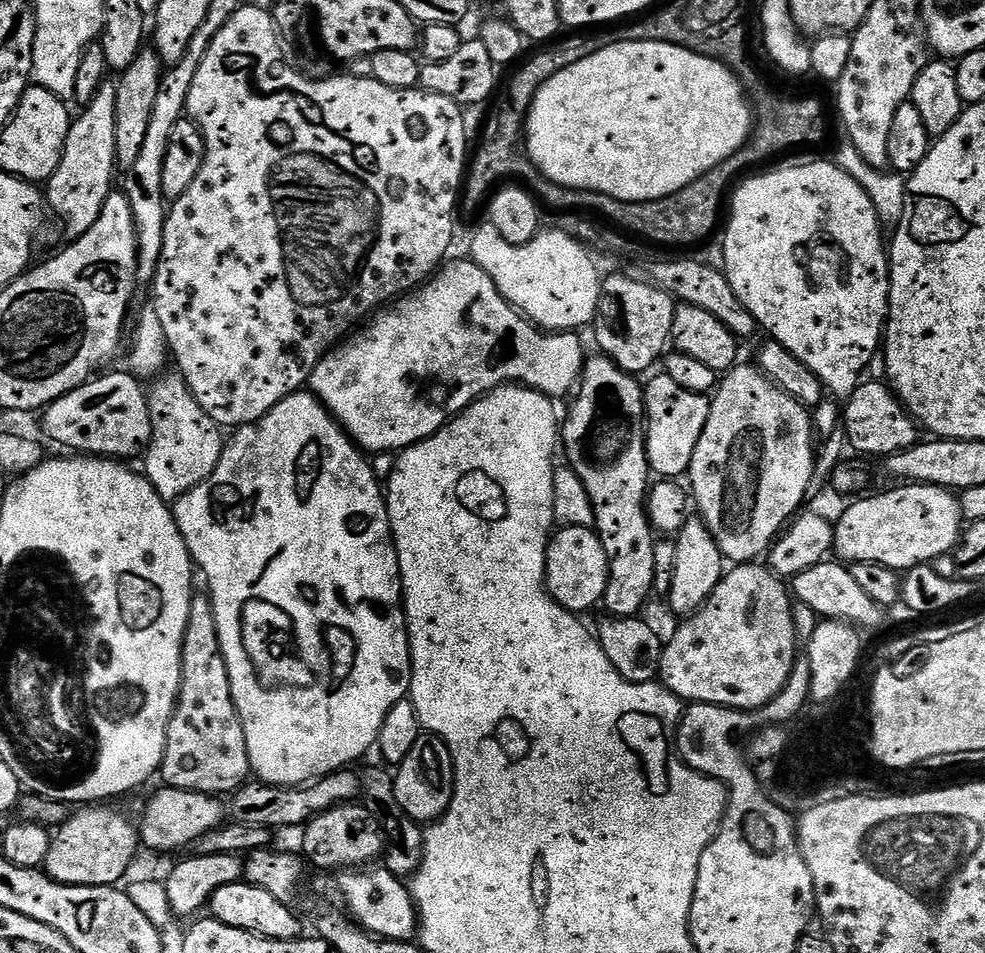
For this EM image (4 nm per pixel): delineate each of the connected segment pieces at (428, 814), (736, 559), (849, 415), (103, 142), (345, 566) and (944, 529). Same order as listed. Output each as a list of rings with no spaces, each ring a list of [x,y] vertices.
[[[431,734],[420,735],[410,754],[406,754],[406,758],[394,772],[398,806],[402,806],[405,816],[421,826],[427,826],[443,816],[452,801],[455,785],[456,771],[452,768],[452,755],[448,743],[442,737]]]
[[[749,363],[750,365],[743,364],[729,368],[727,372],[723,373],[710,400],[710,414],[706,418],[706,430],[702,430],[702,438],[698,438],[698,446],[694,446],[694,458],[690,458],[690,466],[686,473],[686,480],[692,483],[690,496],[694,501],[695,511],[710,530],[710,534],[714,534],[714,542],[718,542],[725,561],[731,562],[733,565],[759,561],[760,555],[763,557],[772,548],[785,525],[801,511],[800,503],[803,502],[804,495],[807,494],[808,487],[812,484],[812,471],[816,468],[816,452],[812,449],[812,440],[814,441],[813,413],[803,404],[799,404],[793,396],[786,394],[786,390],[782,390],[774,381],[761,374],[759,367],[753,366],[751,363]]]
[[[861,382],[851,396],[842,404],[842,433],[848,439],[848,444],[853,448],[853,453],[861,457],[880,456],[887,458],[895,452],[906,450],[918,442],[918,425],[908,415],[905,407],[900,402],[899,396],[892,391],[887,383],[868,384]]]
[[[106,82],[94,94],[88,104],[83,105],[80,117],[73,119],[68,125],[68,137],[62,150],[62,158],[58,162],[58,170],[46,182],[46,204],[60,215],[69,237],[75,238],[86,234],[94,222],[98,222],[98,214],[102,214],[102,206],[106,206],[106,198],[114,191],[112,175],[118,172],[116,167],[116,147],[114,146],[114,98],[116,85]]]
[[[301,390],[282,398],[274,410],[270,410],[258,422],[246,424],[242,428],[237,428],[231,433],[230,439],[225,443],[224,452],[217,468],[200,485],[194,486],[188,493],[182,494],[174,503],[174,515],[176,525],[186,542],[188,552],[191,554],[195,567],[204,571],[204,576],[208,579],[207,591],[214,606],[214,618],[218,626],[218,638],[222,646],[222,654],[226,658],[226,670],[230,674],[230,690],[234,698],[234,706],[240,715],[240,721],[246,734],[246,750],[250,758],[252,767],[251,775],[262,784],[277,784],[292,788],[295,784],[306,784],[310,780],[316,780],[320,776],[325,776],[331,772],[339,772],[352,766],[355,760],[360,760],[368,751],[373,751],[374,745],[379,741],[382,722],[386,722],[386,714],[396,705],[399,700],[405,699],[409,695],[412,687],[412,651],[408,641],[408,619],[404,617],[404,594],[400,586],[400,567],[398,566],[398,554],[396,553],[396,543],[392,537],[392,527],[388,517],[388,501],[385,489],[381,481],[376,479],[369,457],[361,449],[357,448],[351,436],[340,427],[336,417],[328,411],[327,406],[322,403],[317,396],[313,396],[311,391]]]
[[[905,483],[893,492],[867,496],[853,499],[856,501],[834,524],[835,555],[849,565],[881,564],[893,570],[931,565],[938,557],[949,555],[960,541],[966,521],[959,499],[949,489]]]

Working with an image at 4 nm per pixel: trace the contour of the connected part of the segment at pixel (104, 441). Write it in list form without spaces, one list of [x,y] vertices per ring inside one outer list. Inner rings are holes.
[[[131,371],[112,372],[109,376],[97,375],[81,388],[72,388],[43,409],[44,432],[64,450],[101,458],[115,458],[121,462],[131,461],[131,456],[143,457],[151,442],[151,412],[148,409],[148,392],[145,385]]]

